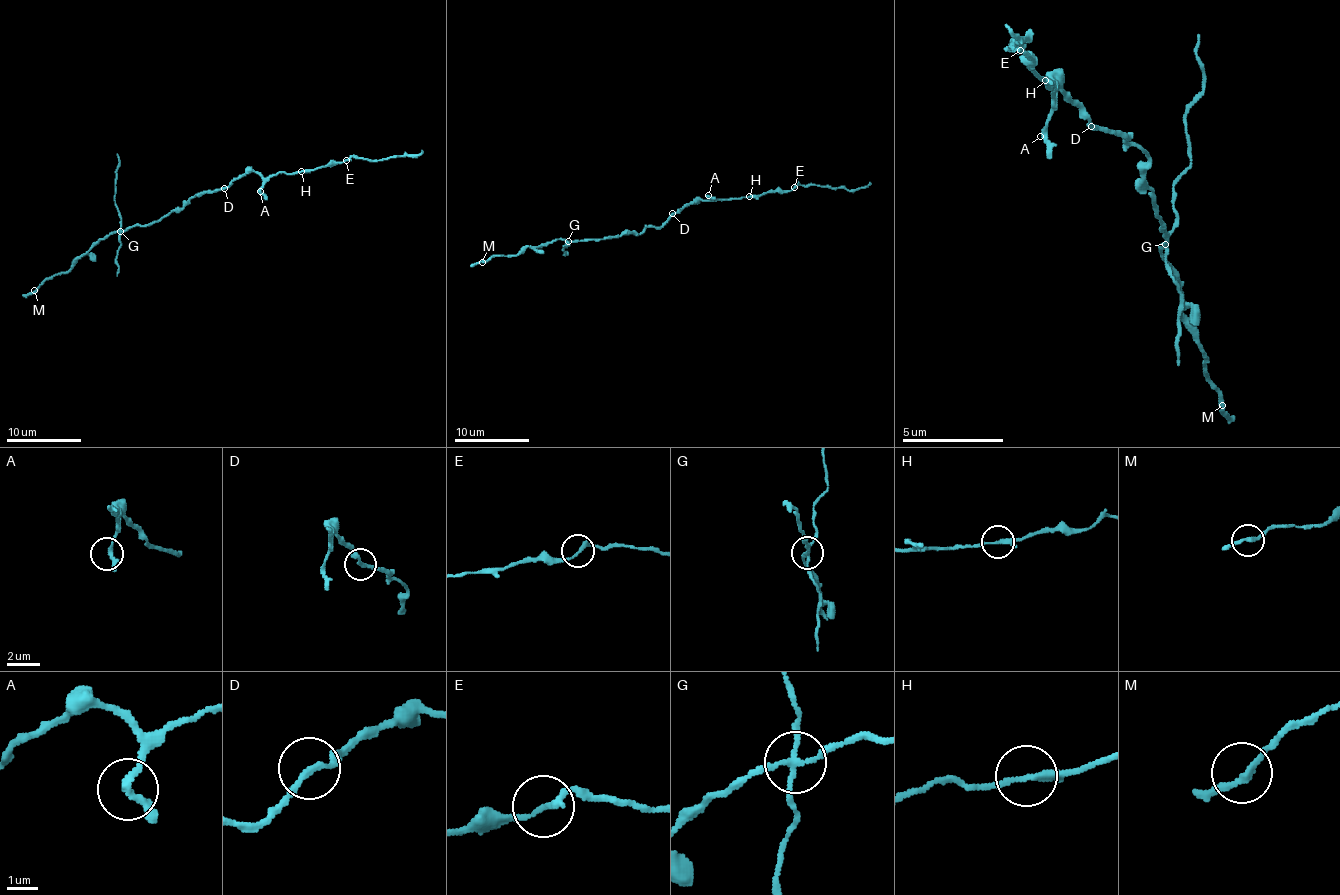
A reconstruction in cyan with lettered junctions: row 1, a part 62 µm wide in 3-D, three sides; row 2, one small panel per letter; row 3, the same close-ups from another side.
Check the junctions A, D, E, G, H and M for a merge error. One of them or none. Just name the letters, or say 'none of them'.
G

